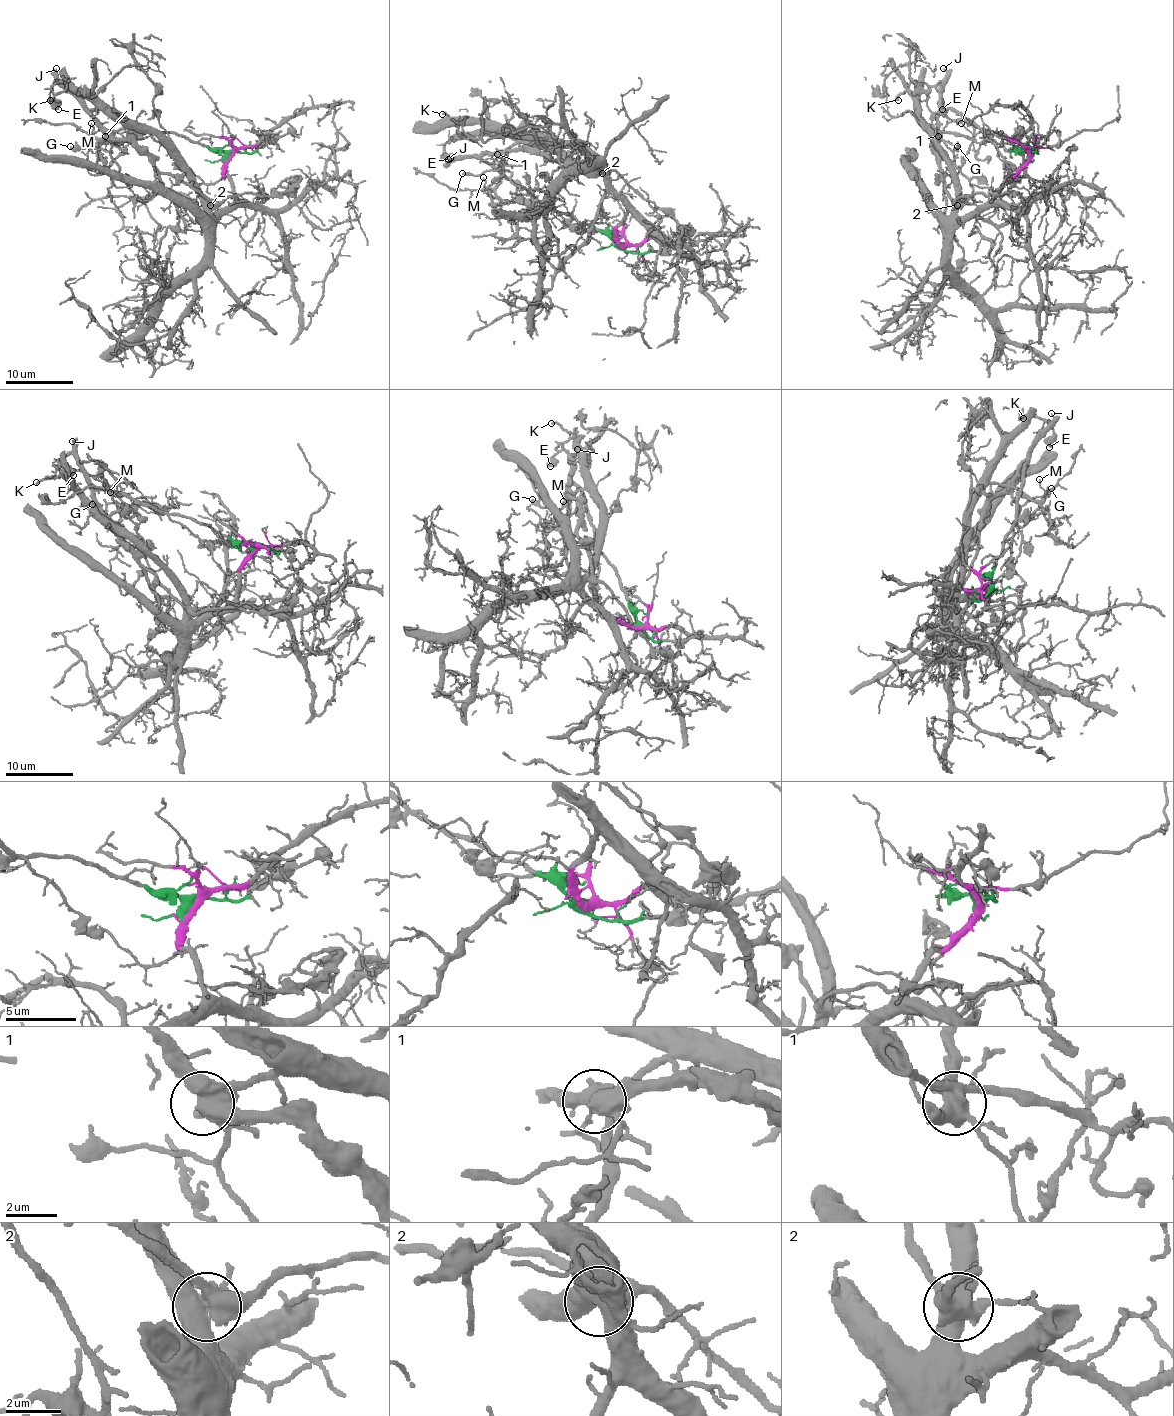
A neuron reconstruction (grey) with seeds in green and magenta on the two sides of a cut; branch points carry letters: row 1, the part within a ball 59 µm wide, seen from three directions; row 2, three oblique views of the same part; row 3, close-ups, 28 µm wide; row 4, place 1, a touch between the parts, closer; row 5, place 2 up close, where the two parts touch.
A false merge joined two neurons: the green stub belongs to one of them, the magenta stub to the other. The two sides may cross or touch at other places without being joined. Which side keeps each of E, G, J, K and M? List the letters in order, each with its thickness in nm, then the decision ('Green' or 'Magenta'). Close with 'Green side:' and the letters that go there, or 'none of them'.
E: Thickness 600 nm. Green
G: Thickness 280 nm. Green
J: Thickness 180 nm. Green
K: Thickness 220 nm. Green
M: Thickness 120 nm. Magenta
Green side: E, G, J, K

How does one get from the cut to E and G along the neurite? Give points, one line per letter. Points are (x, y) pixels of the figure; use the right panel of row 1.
E: (1029, 154), (1019, 151), (997, 132), (987, 132), (953, 109), (943, 109), (940, 83), (936, 87), (942, 109)
G: (1029, 154), (997, 132), (987, 132), (953, 109), (945, 109), (938, 119), (938, 137), (952, 151), (957, 146)

